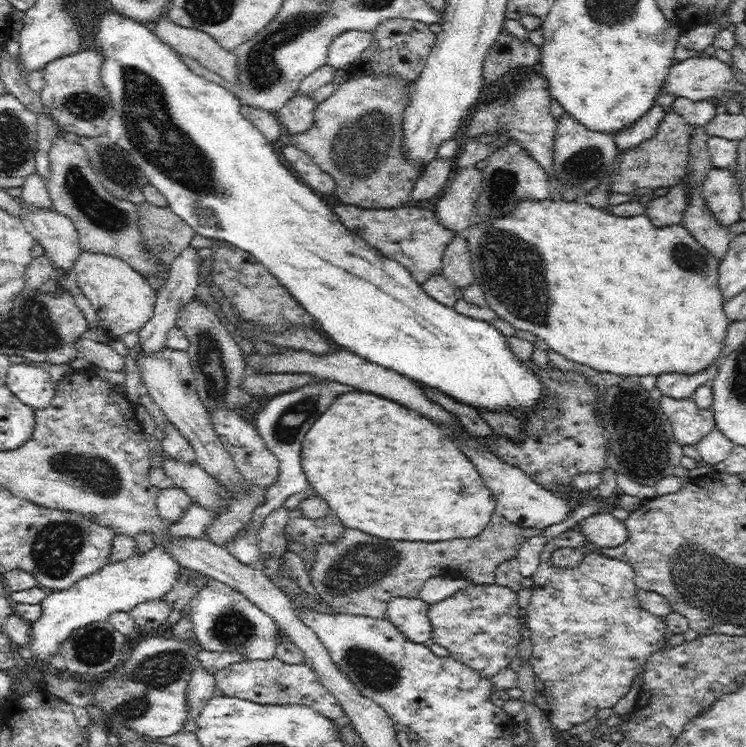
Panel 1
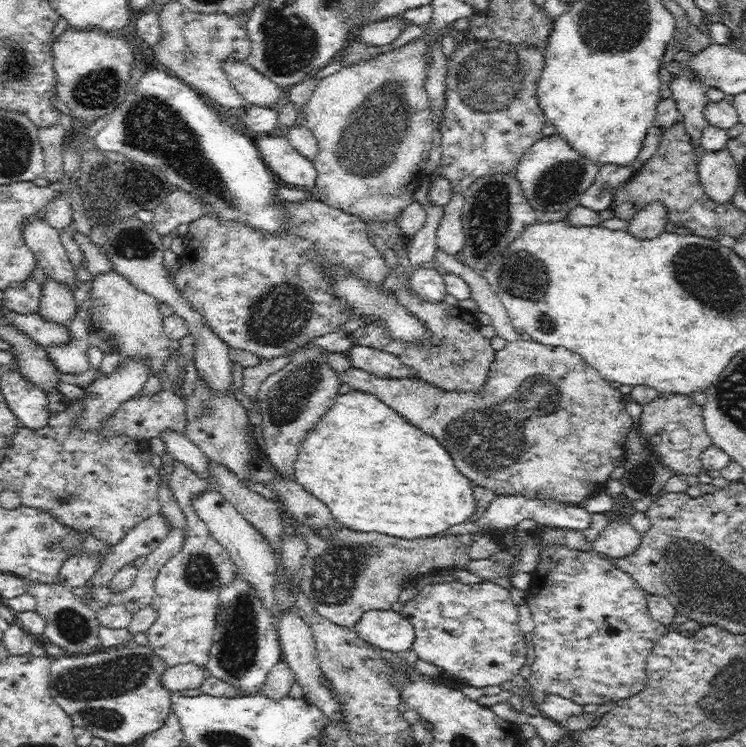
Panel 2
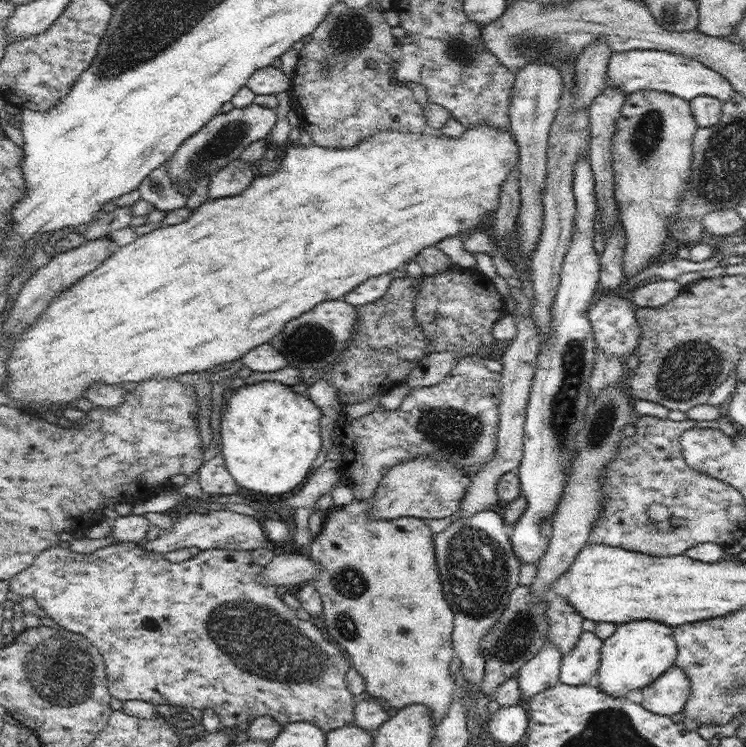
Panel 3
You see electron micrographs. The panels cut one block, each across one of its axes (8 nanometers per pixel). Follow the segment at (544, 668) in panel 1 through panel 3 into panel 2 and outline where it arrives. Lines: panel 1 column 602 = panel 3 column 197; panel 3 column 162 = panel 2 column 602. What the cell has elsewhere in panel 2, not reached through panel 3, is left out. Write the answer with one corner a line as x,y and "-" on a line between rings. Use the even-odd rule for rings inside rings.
560,544
544,547
539,569
532,575
531,585
526,590
526,603
535,622
534,631
529,636
535,654
529,683
533,688
536,708
548,694
569,698
579,705
600,706
644,690
648,680
645,671
647,656
670,627
650,617
648,594
642,587
595,549
581,551

